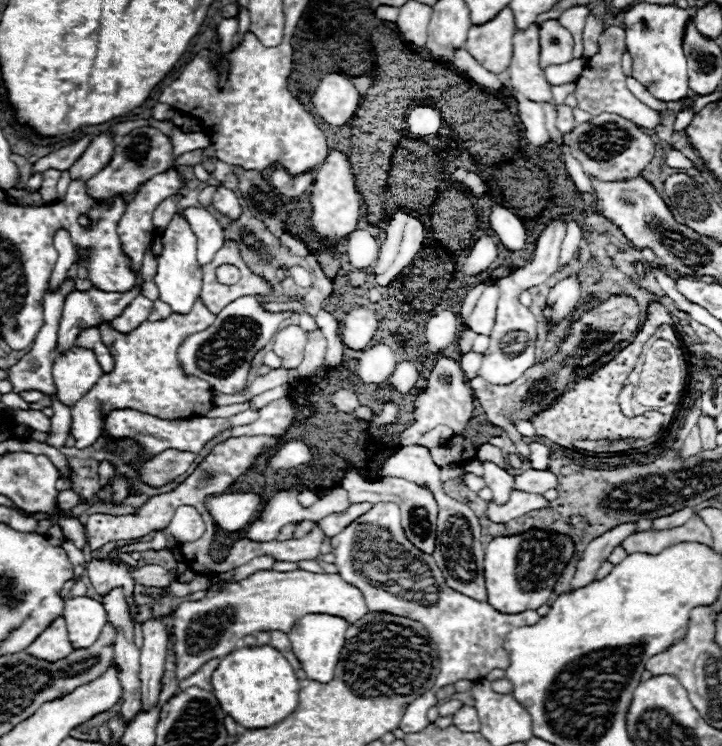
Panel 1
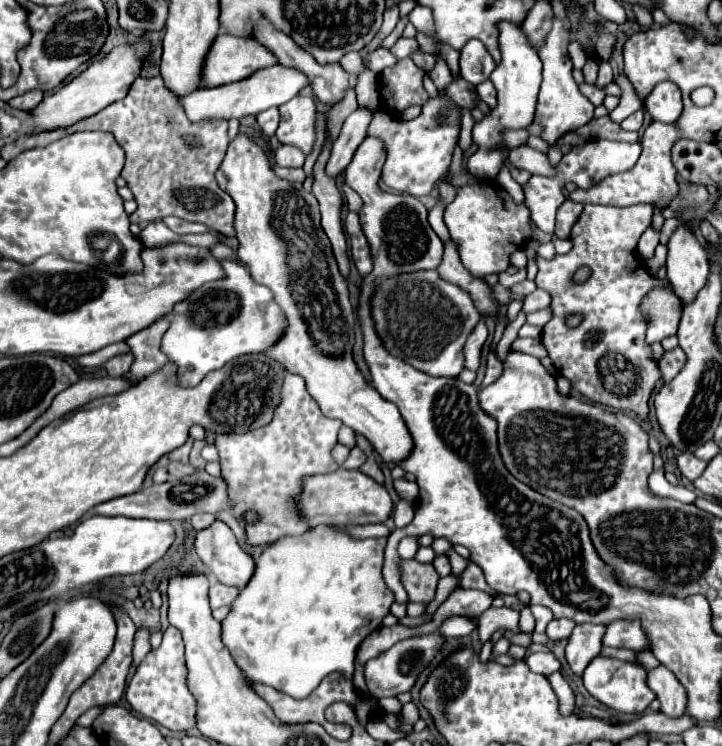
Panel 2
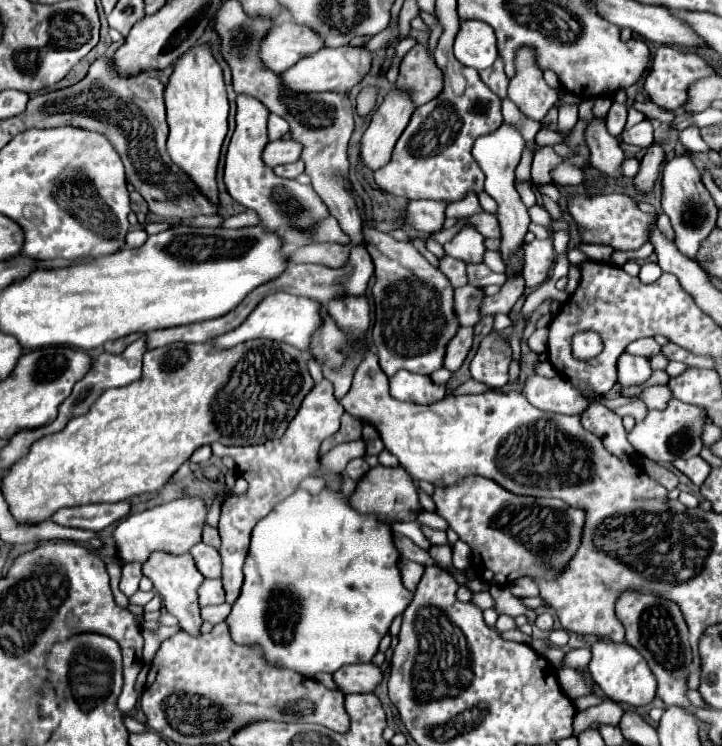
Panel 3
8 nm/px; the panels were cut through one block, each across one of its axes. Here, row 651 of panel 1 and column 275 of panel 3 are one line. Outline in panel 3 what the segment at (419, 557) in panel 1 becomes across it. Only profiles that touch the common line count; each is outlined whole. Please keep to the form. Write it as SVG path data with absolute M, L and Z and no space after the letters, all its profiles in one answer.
M322 378L322 382L314 384L310 394L302 400L302 406L294 420L290 422L288 430L282 438L268 440L264 444L254 446L222 446L212 444L214 454L226 454L232 456L236 462L236 472L248 482L248 490L244 494L230 496L222 504L220 520L218 520L218 532L222 538L220 556L222 556L222 582L226 590L226 602L234 602L240 594L240 586L244 580L242 568L246 562L248 546L250 546L250 532L256 526L260 518L264 518L278 502L288 498L298 490L298 484L312 474L318 474L322 468L320 462L320 444L324 438L332 436L340 428L340 416L344 414L342 406L334 398L334 386Z

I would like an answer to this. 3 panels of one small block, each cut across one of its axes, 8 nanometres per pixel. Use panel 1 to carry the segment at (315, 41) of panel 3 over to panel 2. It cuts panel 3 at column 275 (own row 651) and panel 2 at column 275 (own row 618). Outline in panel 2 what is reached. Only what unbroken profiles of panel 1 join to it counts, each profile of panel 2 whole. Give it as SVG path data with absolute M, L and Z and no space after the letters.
M220 32L206 56L204 70L202 70L202 82L204 82L204 88L222 86L222 84L244 80L250 74L254 74L256 70L274 66L274 64L278 64L278 58L268 48L264 48L256 38L240 38L240 36Z

